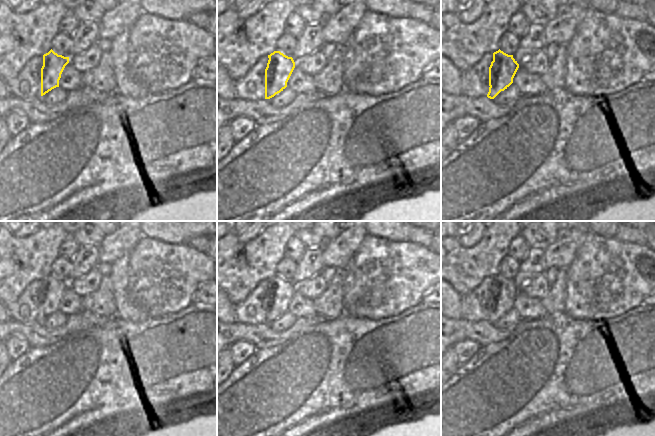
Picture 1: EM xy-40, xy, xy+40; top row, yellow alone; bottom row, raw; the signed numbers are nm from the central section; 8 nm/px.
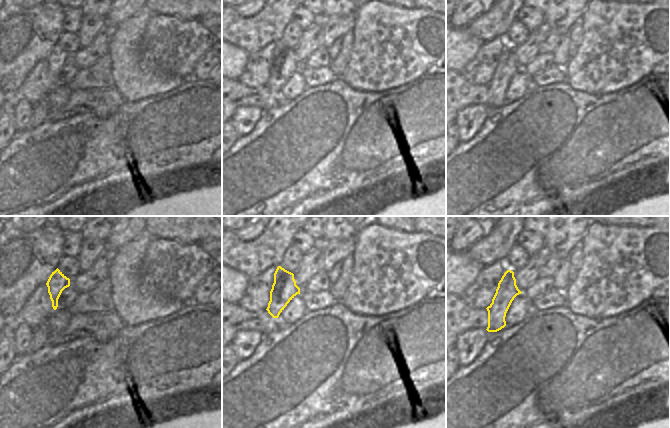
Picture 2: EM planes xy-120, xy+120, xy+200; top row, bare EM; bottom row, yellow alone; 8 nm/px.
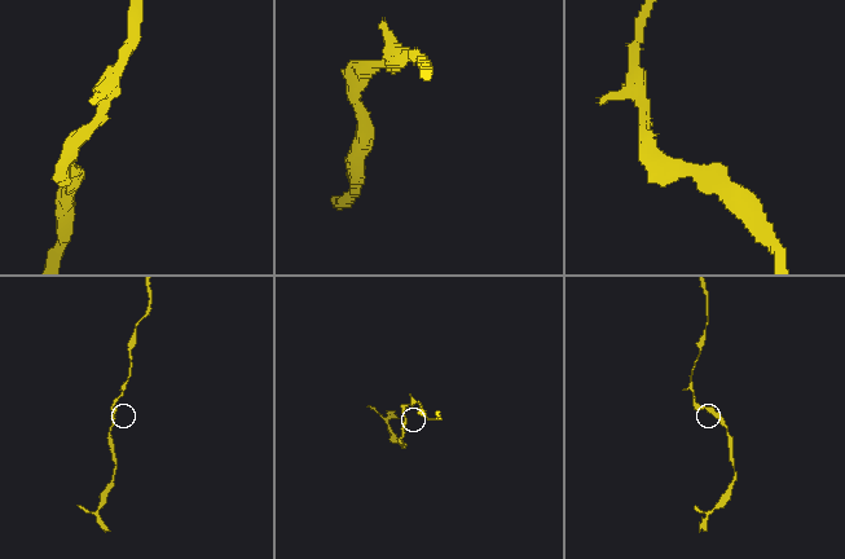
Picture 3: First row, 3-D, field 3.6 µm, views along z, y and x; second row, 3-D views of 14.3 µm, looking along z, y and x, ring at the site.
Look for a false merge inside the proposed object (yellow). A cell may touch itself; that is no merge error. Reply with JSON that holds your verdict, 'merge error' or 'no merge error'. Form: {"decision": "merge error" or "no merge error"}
{"decision": "no merge error"}

